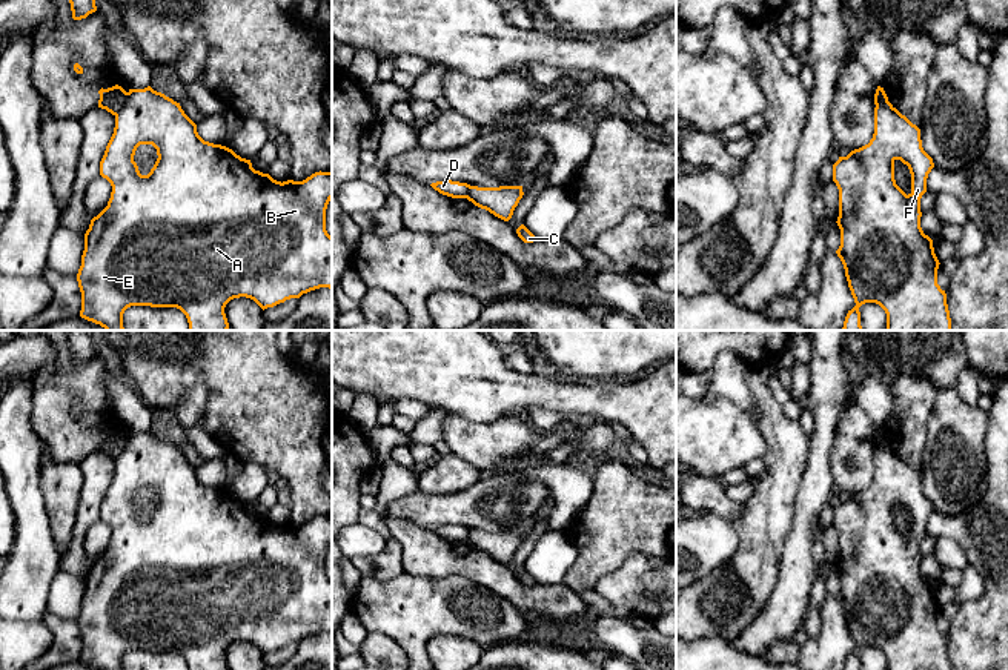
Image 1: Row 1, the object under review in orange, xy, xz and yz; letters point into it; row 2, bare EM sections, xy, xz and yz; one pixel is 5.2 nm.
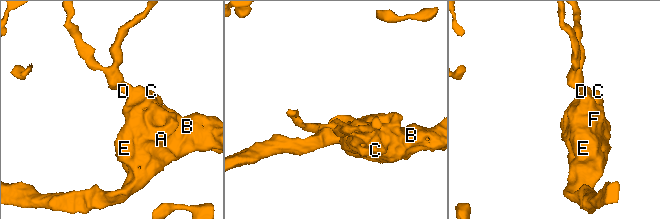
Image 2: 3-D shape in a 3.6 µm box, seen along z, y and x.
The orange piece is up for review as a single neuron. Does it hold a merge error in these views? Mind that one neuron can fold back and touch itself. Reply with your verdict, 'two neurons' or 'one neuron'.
two neurons

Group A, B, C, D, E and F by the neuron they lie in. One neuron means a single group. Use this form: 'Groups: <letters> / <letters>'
Groups: A B C E F / D

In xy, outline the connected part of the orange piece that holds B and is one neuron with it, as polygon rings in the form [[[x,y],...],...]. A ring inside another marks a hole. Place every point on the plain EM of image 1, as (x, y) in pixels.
[[[148,430],[144,433],[129,433],[128,441],[129,444],[115,459],[114,478],[100,506],[100,519],[112,530],[111,542],[108,550],[91,564],[85,578],[85,595],[77,618],[81,636],[81,662],[100,670],[123,670],[123,658],[128,652],[151,650],[180,653],[189,670],[229,670],[224,652],[234,642],[250,642],[264,655],[320,632],[332,633],[332,581],[326,575],[326,553],[332,544],[332,516],[320,515],[303,526],[277,526],[269,518],[255,515],[250,504],[241,502],[232,493],[204,486],[197,476],[197,469],[184,458],[180,447],[164,438]],[[140,489],[152,489],[157,493],[158,502],[148,519],[141,519],[134,506]]]

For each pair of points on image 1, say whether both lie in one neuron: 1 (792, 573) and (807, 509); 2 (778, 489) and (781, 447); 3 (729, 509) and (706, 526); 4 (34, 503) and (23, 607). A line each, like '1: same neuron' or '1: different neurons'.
1: same neuron
2: same neuron
3: different neurons
4: same neuron

